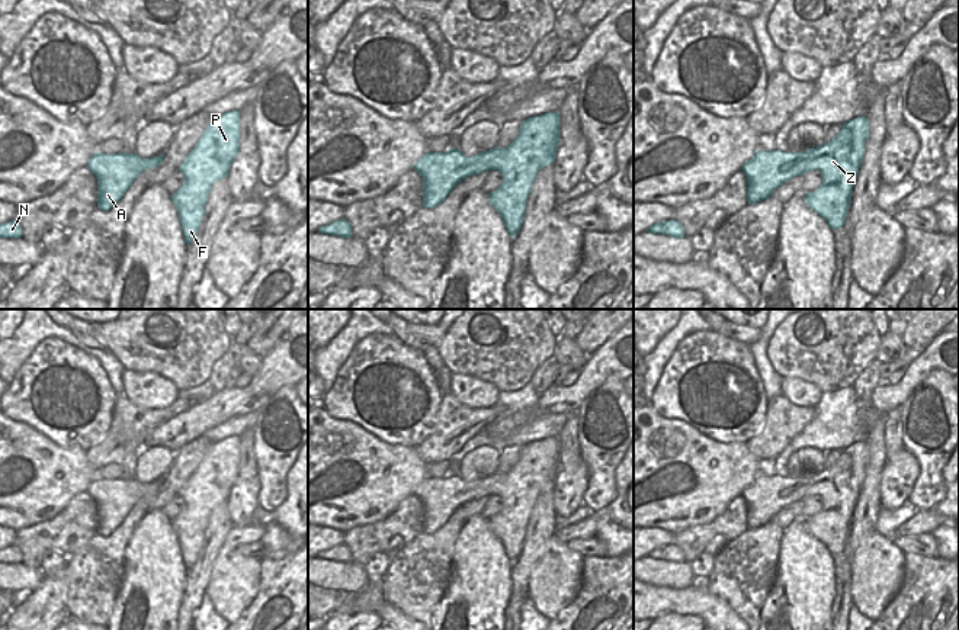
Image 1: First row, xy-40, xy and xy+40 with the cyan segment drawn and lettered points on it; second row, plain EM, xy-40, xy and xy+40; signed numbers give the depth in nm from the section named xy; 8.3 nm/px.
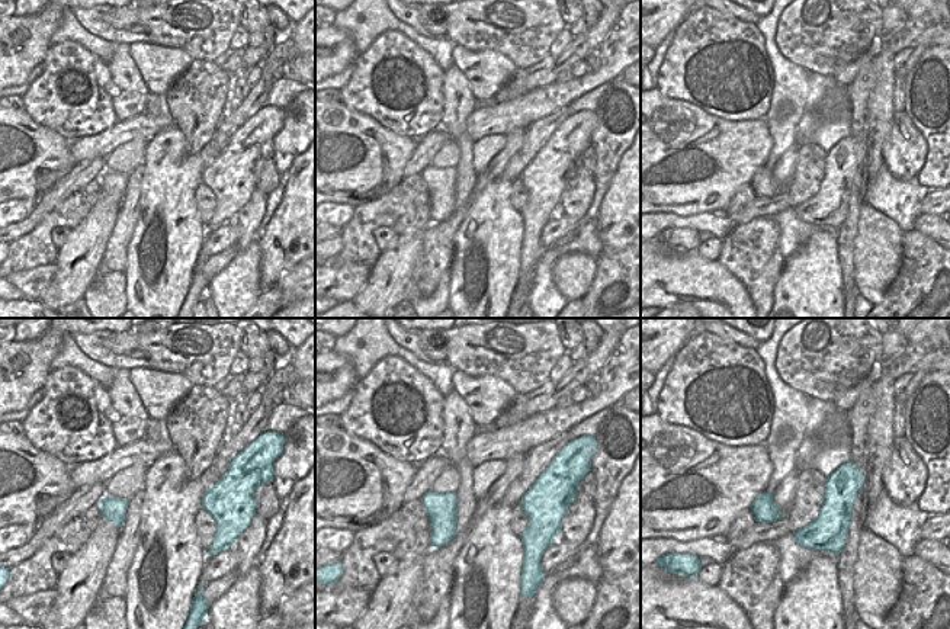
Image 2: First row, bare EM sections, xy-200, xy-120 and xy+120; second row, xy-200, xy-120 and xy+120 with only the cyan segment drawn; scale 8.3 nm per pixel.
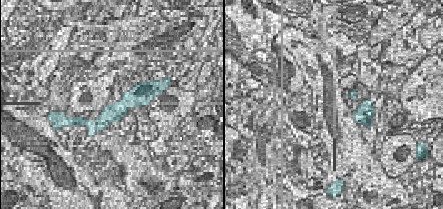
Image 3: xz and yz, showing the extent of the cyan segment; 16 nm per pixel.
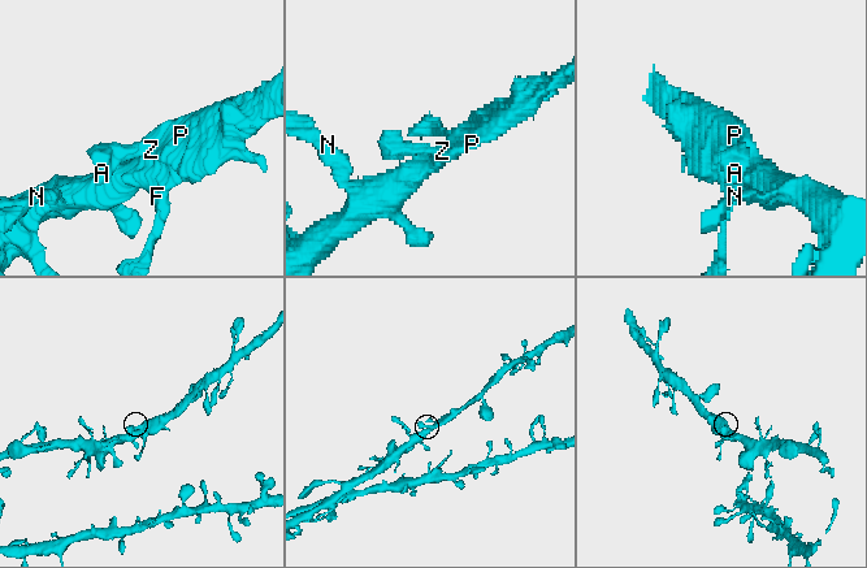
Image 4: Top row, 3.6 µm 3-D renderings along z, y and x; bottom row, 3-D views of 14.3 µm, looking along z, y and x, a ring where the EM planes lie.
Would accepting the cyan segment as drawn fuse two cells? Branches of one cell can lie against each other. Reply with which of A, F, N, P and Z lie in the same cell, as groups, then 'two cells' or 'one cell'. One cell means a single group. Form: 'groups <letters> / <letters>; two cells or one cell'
groups A F N P Z; one cell

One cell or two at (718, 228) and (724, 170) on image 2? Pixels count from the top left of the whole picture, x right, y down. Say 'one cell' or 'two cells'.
two cells

